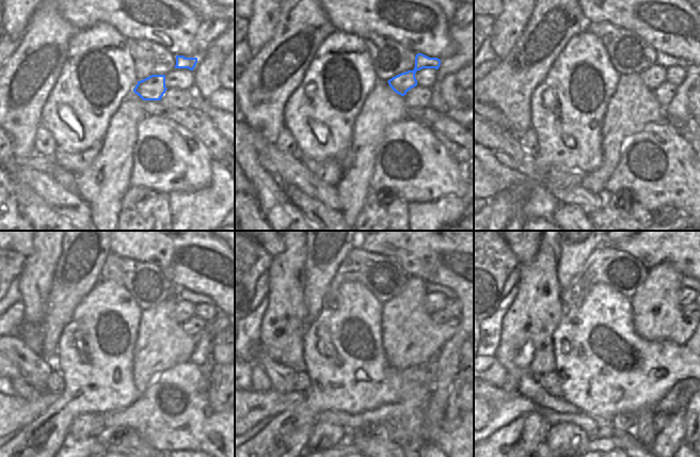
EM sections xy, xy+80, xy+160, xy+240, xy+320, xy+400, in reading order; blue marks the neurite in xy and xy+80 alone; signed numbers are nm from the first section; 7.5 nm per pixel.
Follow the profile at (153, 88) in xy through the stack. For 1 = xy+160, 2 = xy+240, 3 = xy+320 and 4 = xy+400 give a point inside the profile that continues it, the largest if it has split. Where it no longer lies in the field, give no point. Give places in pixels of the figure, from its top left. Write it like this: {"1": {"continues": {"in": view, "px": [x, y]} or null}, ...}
{"1": {"continues": {"in": "xy+160", "px": [655, 75]}}, "2": {"continues": {"in": "xy+240", "px": [185, 308]}}, "3": {"continues": {"in": "xy+320", "px": [436, 299]}}, "4": {"continues": {"in": "xy+400", "px": [690, 287]}}}

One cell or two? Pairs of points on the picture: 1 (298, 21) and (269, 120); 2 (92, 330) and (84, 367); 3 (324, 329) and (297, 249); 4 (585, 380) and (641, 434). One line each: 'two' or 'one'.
1: one
2: one
3: two
4: one

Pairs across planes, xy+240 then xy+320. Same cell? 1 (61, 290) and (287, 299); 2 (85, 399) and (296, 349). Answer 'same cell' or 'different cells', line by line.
1: different cells
2: different cells

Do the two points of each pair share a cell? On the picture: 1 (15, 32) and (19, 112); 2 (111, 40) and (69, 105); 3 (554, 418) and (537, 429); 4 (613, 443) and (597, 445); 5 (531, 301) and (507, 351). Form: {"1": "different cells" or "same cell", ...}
{"1": "different cells", "2": "same cell", "3": "different cells", "4": "same cell", "5": "same cell"}

